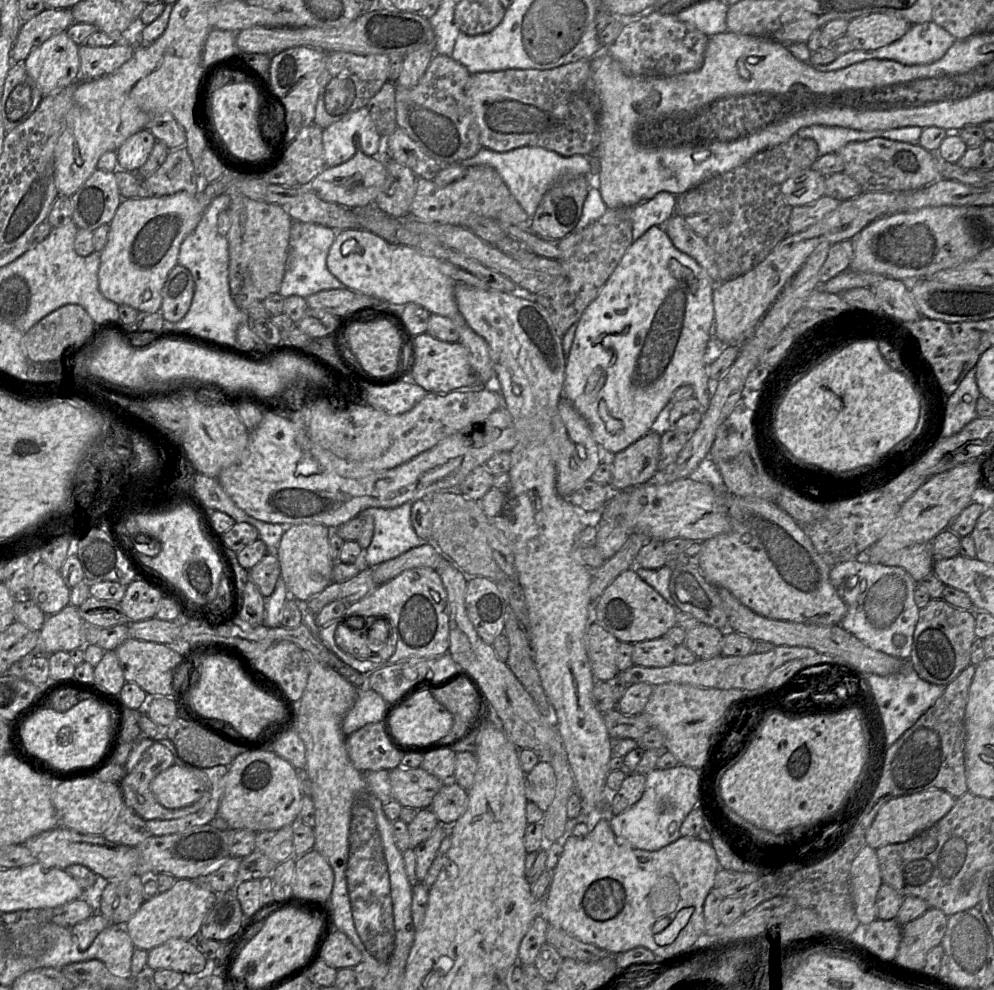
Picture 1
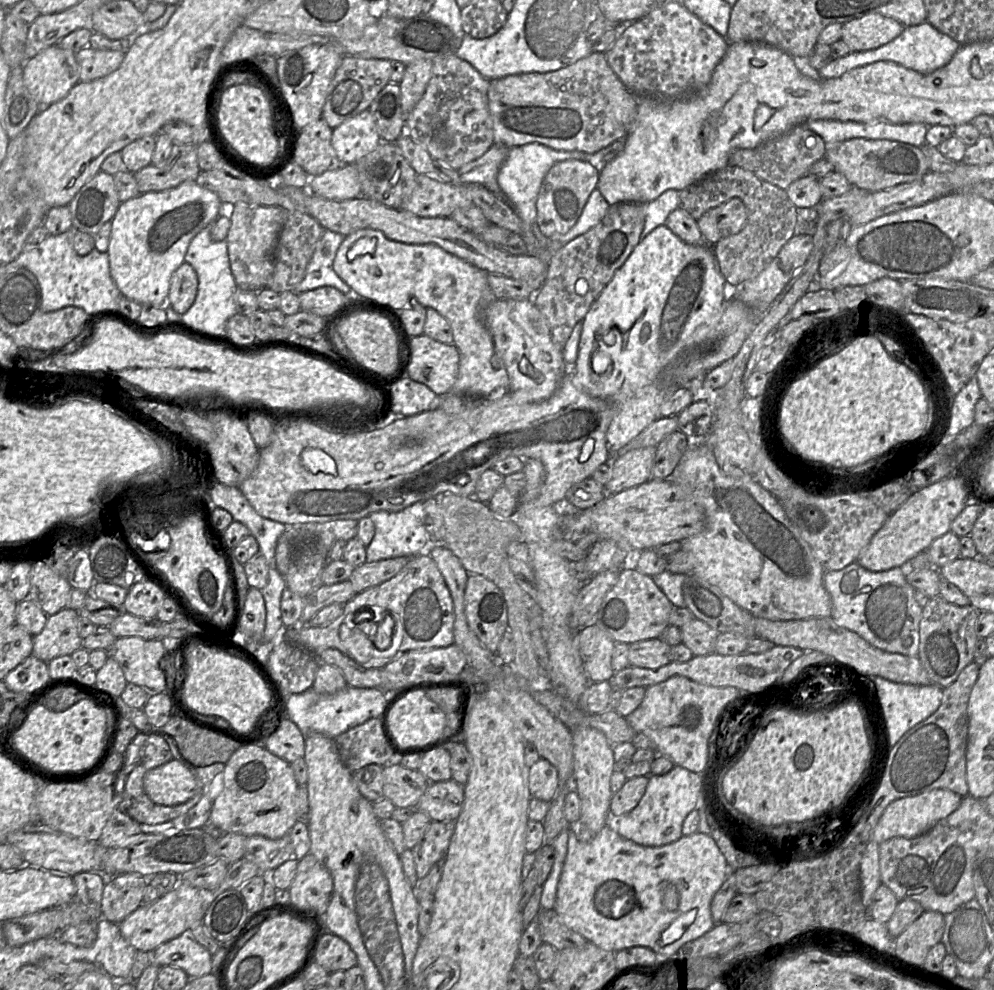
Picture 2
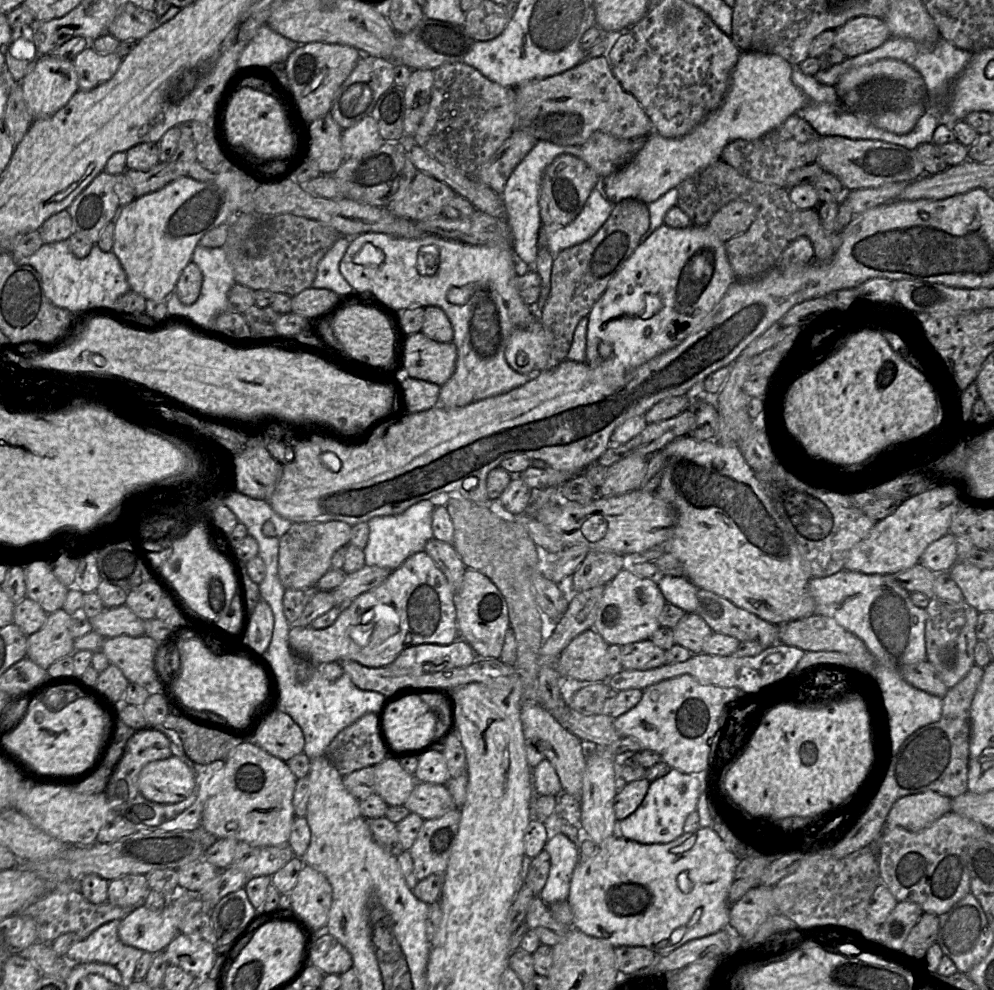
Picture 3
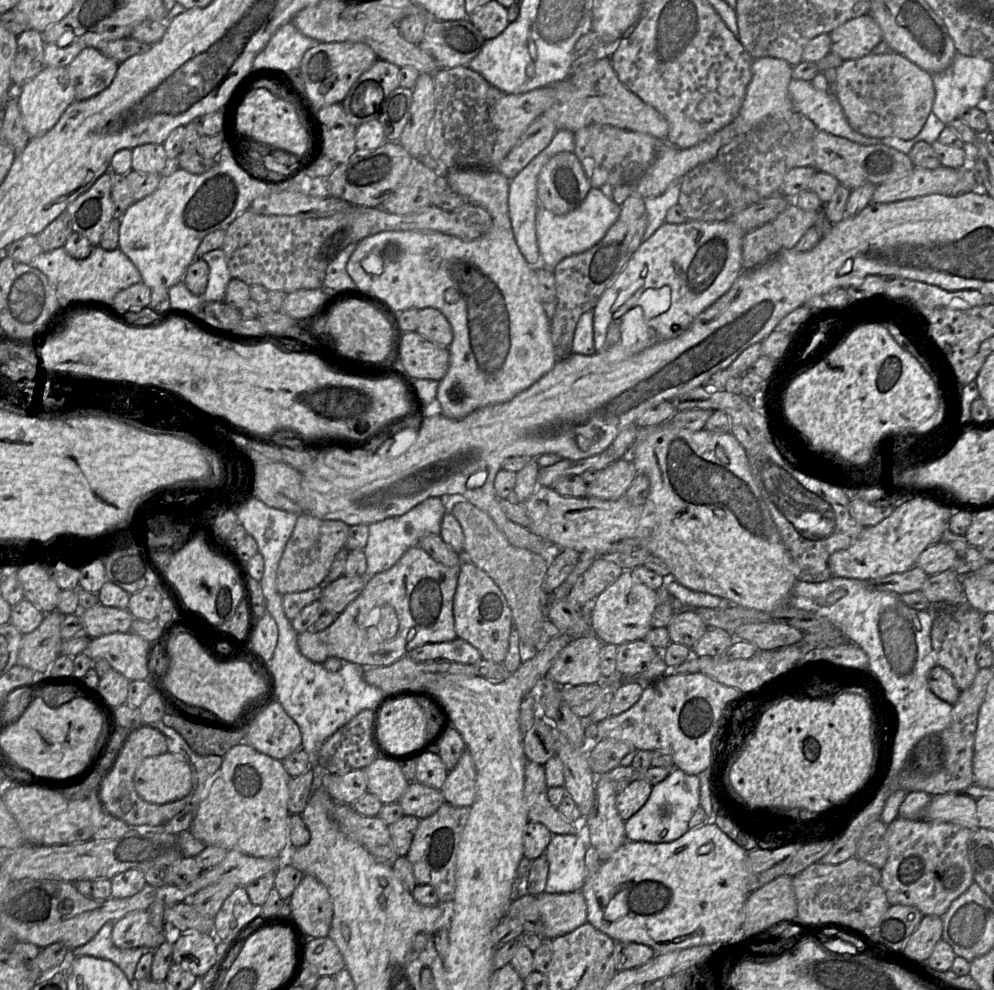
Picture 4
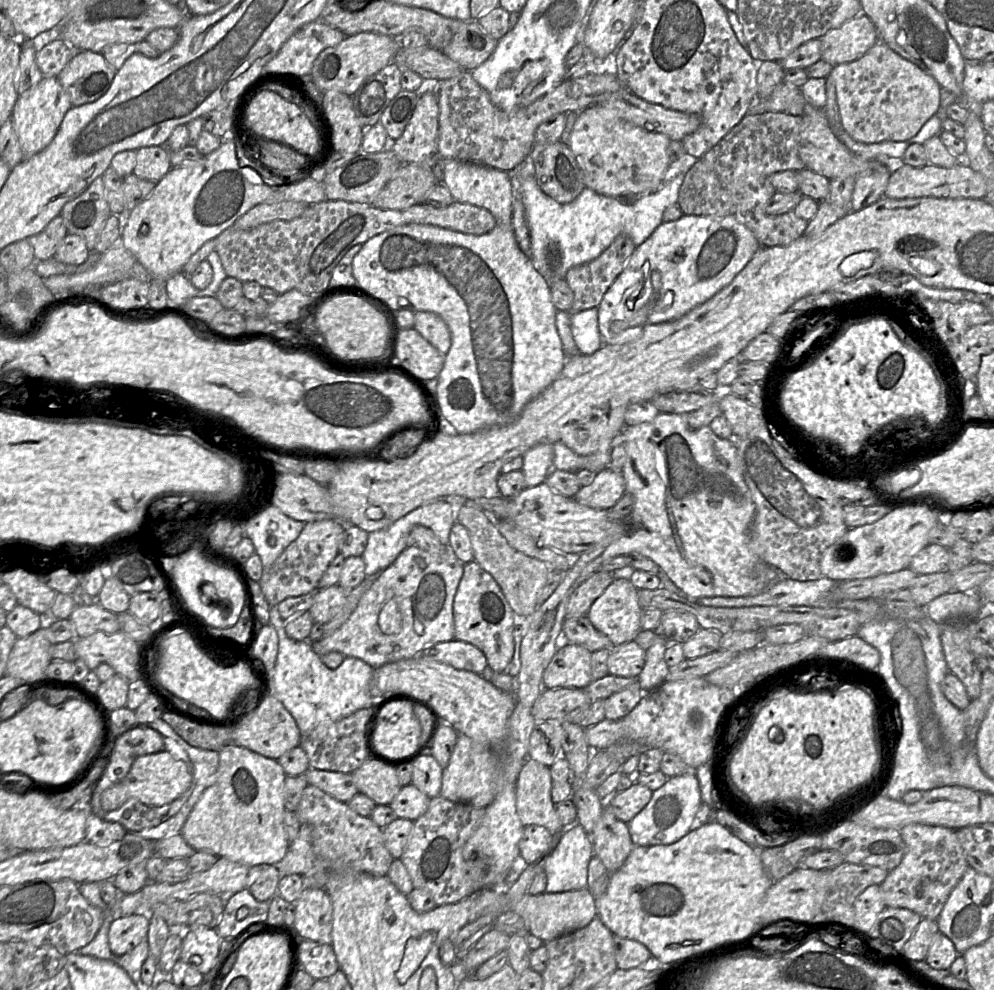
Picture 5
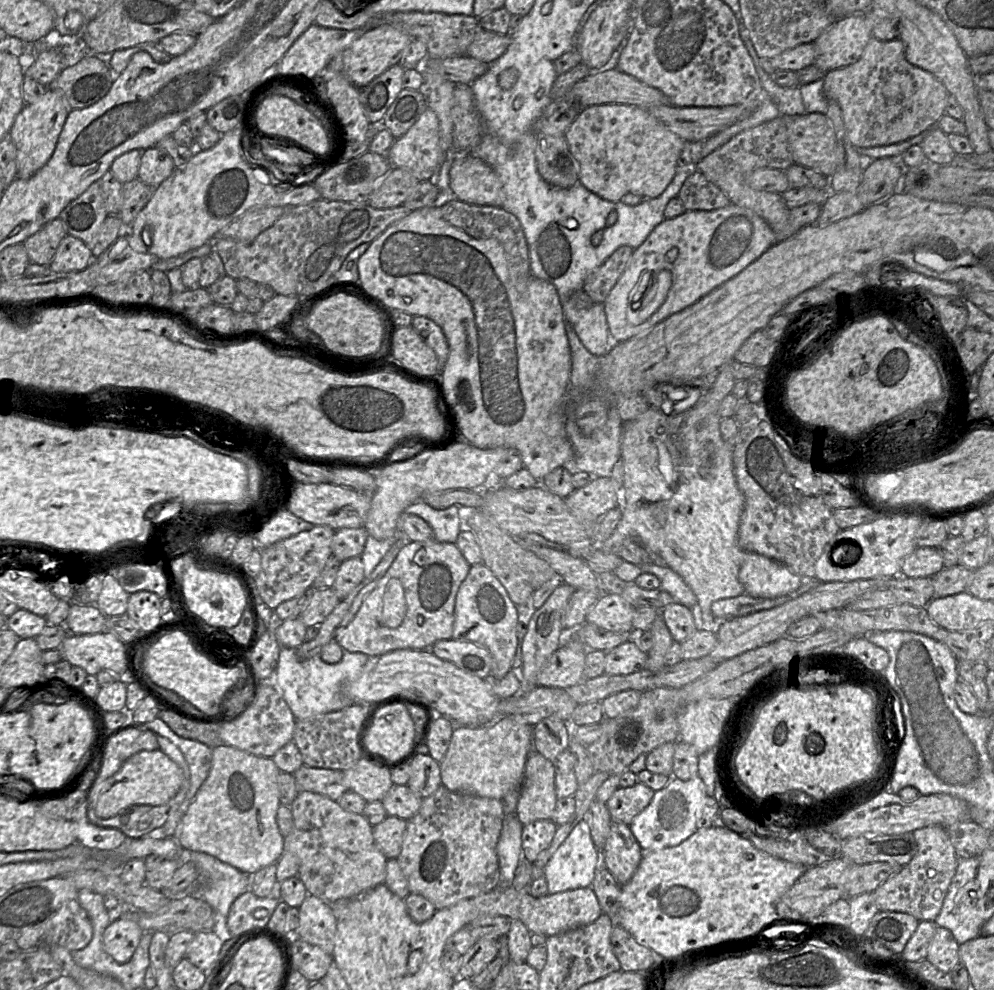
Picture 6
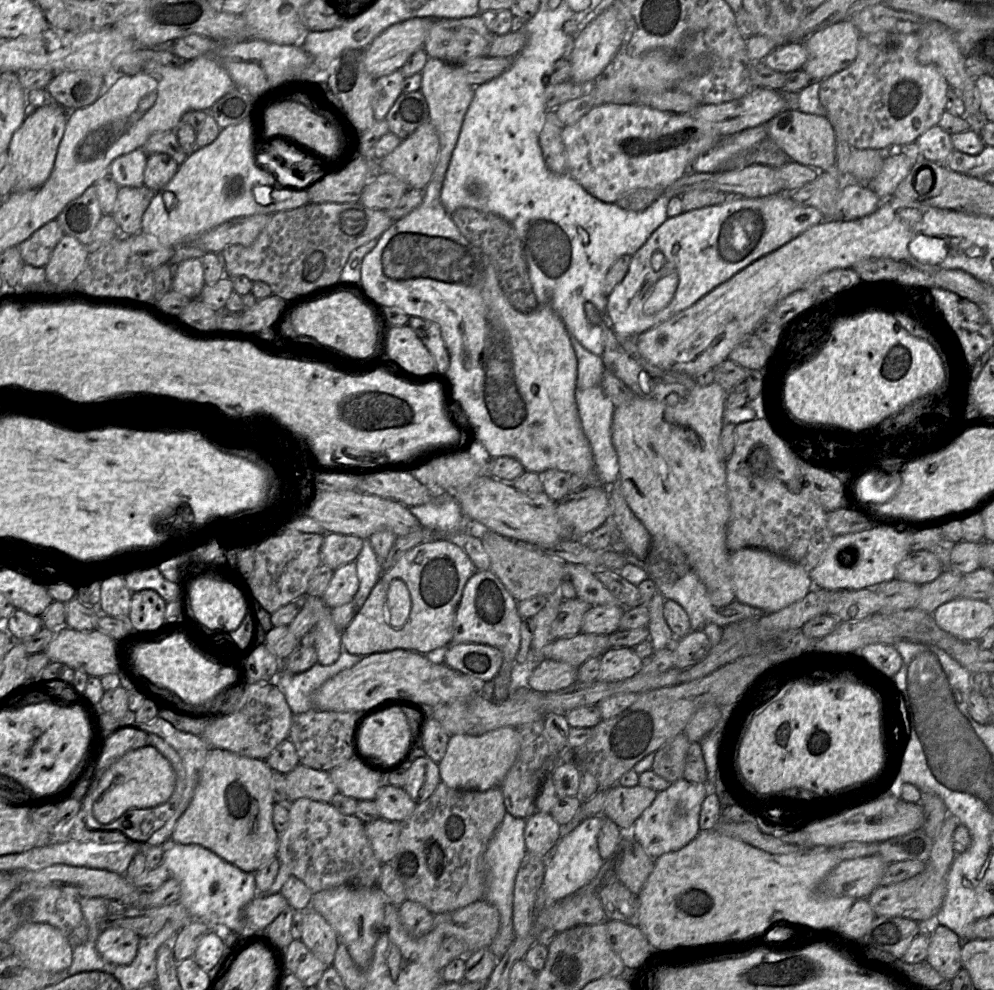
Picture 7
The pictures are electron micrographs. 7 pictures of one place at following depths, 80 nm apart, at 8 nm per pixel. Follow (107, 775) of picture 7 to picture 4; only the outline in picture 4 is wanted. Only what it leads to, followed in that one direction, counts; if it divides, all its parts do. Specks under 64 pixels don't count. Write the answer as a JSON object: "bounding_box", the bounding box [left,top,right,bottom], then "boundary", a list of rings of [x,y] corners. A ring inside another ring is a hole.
{"bounding_box":[133,751,192,804],"boundary":[[[168,751],[145,758],[137,767],[133,782],[143,800],[152,804],[167,804],[190,793],[192,775],[186,761]]]}

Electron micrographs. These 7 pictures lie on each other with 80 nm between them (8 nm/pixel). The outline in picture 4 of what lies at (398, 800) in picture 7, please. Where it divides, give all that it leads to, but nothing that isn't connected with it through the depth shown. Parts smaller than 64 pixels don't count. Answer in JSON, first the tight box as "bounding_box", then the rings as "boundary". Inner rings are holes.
{"bounding_box":[398,780,445,820],"boundary":[[[414,780],[410,782],[398,803],[404,815],[415,816],[422,820],[433,815],[445,803],[445,798],[441,790]]]}

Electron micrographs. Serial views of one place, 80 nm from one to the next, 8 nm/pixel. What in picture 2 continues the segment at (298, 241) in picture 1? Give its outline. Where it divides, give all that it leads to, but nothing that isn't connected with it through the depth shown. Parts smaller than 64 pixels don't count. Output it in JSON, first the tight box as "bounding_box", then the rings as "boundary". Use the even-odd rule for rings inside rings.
{"bounding_box":[294,230,351,295],"boundary":[[[325,230],[307,265],[305,277],[295,287],[294,293],[300,295],[324,286],[334,287],[343,294],[351,291],[351,288],[333,270],[333,261],[344,237],[339,233]]]}

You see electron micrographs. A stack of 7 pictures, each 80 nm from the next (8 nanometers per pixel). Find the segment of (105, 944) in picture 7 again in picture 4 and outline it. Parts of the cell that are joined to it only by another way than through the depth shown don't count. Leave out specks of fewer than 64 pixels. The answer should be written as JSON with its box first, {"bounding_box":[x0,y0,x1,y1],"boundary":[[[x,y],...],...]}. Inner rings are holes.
{"bounding_box":[112,910,165,950],"boundary":[[[144,910],[134,911],[114,922],[112,942],[121,949],[145,947],[155,950],[165,940],[164,931],[157,931]]]}

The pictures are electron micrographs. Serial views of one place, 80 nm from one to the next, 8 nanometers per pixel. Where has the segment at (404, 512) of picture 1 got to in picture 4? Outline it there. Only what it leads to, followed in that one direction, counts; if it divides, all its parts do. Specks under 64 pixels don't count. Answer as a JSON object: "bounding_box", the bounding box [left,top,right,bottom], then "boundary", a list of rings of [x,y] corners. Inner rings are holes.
{"bounding_box":[363,497,446,577],"boundary":[[[429,497],[402,516],[370,524],[368,542],[363,550],[367,559],[366,577],[391,569],[410,548],[418,546],[426,535],[440,535],[442,519],[446,512],[440,497]]]}

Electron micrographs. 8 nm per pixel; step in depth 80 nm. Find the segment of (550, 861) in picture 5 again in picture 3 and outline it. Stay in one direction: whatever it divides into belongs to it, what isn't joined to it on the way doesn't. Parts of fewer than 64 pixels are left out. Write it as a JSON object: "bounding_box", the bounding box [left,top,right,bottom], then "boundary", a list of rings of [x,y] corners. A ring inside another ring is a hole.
{"bounding_box":[539,833,580,904],"boundary":[[[563,833],[551,837],[544,848],[550,855],[550,871],[539,896],[547,904],[567,900],[573,871],[580,860],[578,847]]]}

